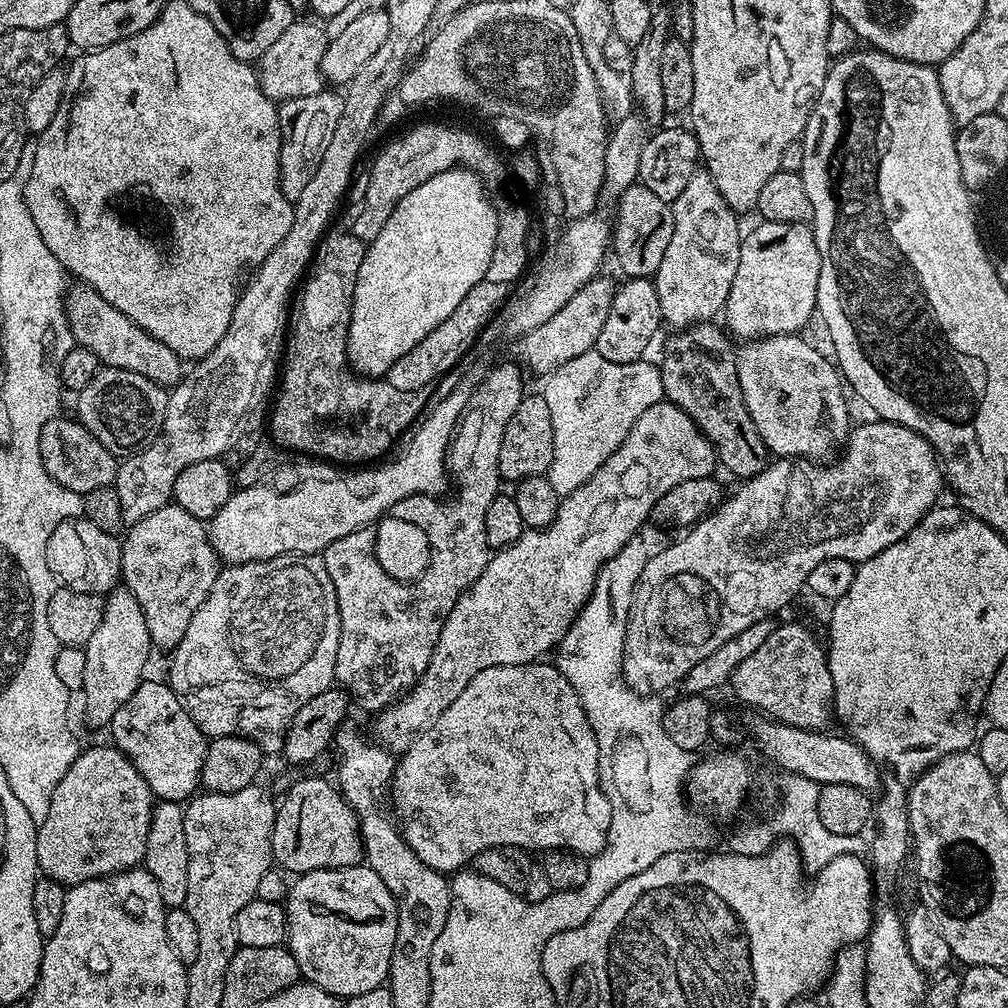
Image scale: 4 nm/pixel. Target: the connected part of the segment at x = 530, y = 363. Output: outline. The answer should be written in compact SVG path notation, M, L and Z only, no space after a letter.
M595 278L586 282L566 306L558 310L549 321L543 322L537 329L530 330L522 338L515 341L516 352L520 355L519 363L532 372L551 374L561 368L570 358L578 358L578 354L593 351L598 334L602 334L602 326L606 322L606 314L610 314L610 302L614 302L617 290L615 283L611 284L603 278Z

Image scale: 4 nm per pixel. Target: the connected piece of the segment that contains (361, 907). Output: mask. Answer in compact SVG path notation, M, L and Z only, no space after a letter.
M364 862L352 868L306 872L293 880L286 897L286 947L294 954L301 977L307 983L317 984L322 990L341 998L366 994L366 990L381 987L387 981L398 938L398 906L390 890L386 890L386 882L382 882L382 878L378 878L378 874L374 874L374 870Z

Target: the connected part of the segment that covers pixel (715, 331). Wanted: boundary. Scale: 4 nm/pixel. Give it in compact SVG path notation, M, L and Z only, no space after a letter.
M694 324L675 333L664 364L659 365L664 395L696 423L715 448L721 465L725 464L739 478L751 478L768 467L770 453L754 426L754 418L750 418L750 410L746 410L736 369L737 357L728 349L729 337L723 327L714 325Z

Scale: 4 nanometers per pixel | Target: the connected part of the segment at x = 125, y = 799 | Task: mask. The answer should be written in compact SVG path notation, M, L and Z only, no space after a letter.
M115 746L88 748L77 755L76 761L62 774L62 782L50 798L50 814L36 830L36 866L47 879L57 880L65 886L81 884L87 880L103 881L114 872L126 872L143 861L146 838L154 807L152 787L131 764L128 757Z

